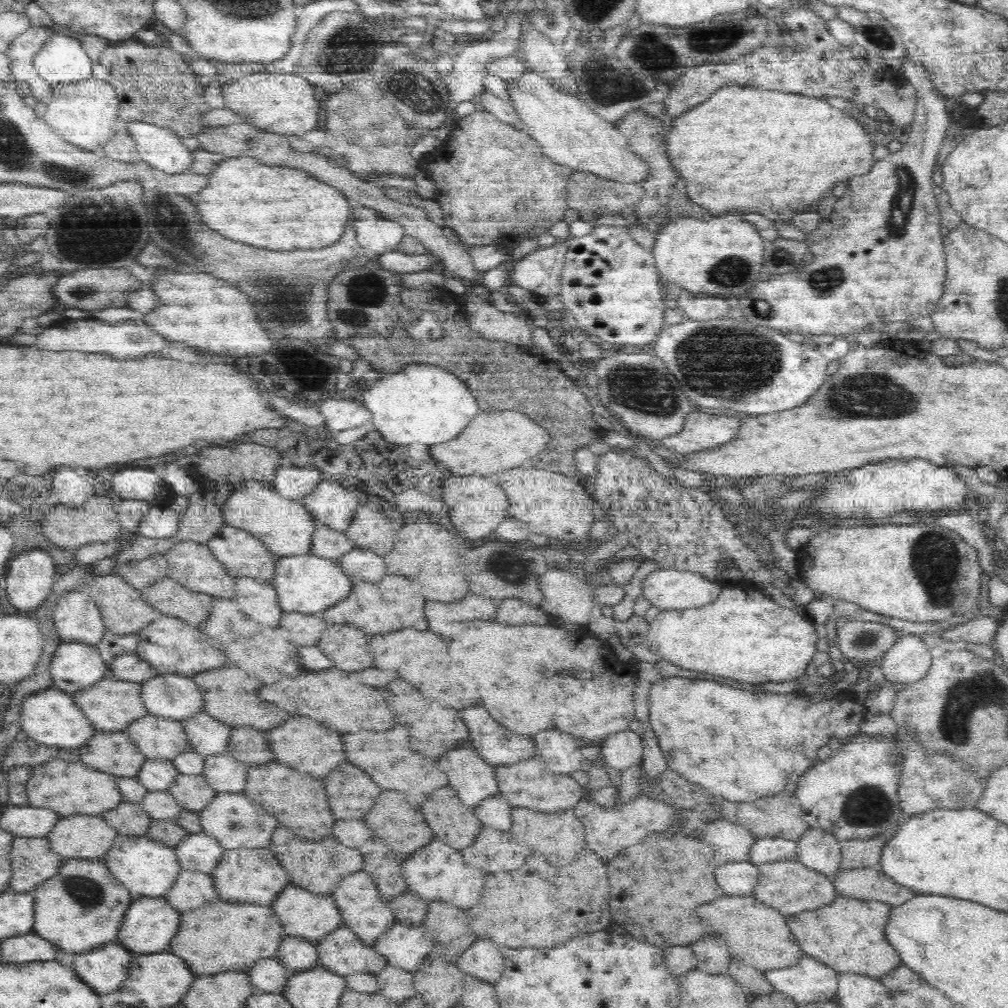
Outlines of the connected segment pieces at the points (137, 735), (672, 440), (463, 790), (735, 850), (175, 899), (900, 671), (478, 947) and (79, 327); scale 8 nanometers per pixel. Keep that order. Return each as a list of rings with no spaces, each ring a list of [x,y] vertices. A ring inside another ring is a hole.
[[[148,713],[130,723],[125,732],[150,760],[171,761],[178,754],[190,750],[186,733],[178,720]]]
[[[693,410],[686,417],[683,429],[659,441],[664,448],[672,450],[677,456],[694,455],[694,452],[712,450],[716,446],[734,440],[748,413],[730,416],[710,416],[702,411]]]
[[[470,748],[452,750],[450,754],[446,752],[438,762],[438,768],[448,774],[450,786],[458,792],[460,802],[466,806],[476,806],[484,798],[498,794],[498,786],[494,778],[496,768],[480,760],[476,752]],[[448,764],[450,768],[456,770],[448,770]]]
[[[718,818],[706,826],[702,839],[715,852],[716,862],[748,861],[751,846],[758,837],[745,828]]]
[[[182,870],[164,898],[172,908],[180,911],[198,908],[216,896],[217,888],[211,874]]]
[[[902,633],[881,658],[879,667],[888,683],[908,685],[922,680],[931,666],[931,652],[921,637]]]
[[[490,938],[478,940],[458,958],[458,969],[489,983],[497,981],[504,972],[505,958],[502,946]]]
[[[66,320],[66,324],[56,326],[56,328],[48,328],[36,338],[36,346],[42,348],[42,350],[102,352],[102,354],[110,354],[116,360],[128,360],[128,358],[160,354],[170,342],[166,337],[154,332],[146,323],[136,321],[104,324],[100,320]]]

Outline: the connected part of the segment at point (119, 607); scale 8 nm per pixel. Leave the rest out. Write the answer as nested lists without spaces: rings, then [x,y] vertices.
[[[112,572],[96,576],[88,589],[90,598],[100,609],[107,630],[114,634],[124,635],[138,632],[142,627],[163,615],[144,600],[141,589],[130,586],[122,577]]]

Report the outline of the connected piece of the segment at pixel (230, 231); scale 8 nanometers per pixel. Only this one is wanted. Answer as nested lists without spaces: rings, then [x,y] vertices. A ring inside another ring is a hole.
[[[250,156],[225,158],[208,175],[207,185],[199,192],[189,195],[190,202],[196,205],[201,221],[224,238],[234,242],[250,244],[268,250],[318,249],[334,244],[348,224],[353,202],[337,188],[310,178],[302,170],[288,170],[278,166],[266,166]]]

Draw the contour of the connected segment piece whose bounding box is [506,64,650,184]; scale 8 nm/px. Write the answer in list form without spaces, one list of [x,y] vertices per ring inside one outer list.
[[[529,65],[524,66],[522,76],[510,80],[506,87],[514,110],[526,126],[526,133],[542,146],[544,154],[556,164],[622,184],[638,184],[650,176],[650,167],[632,151],[627,138],[615,124],[600,118],[578,96],[555,88],[550,80]]]

